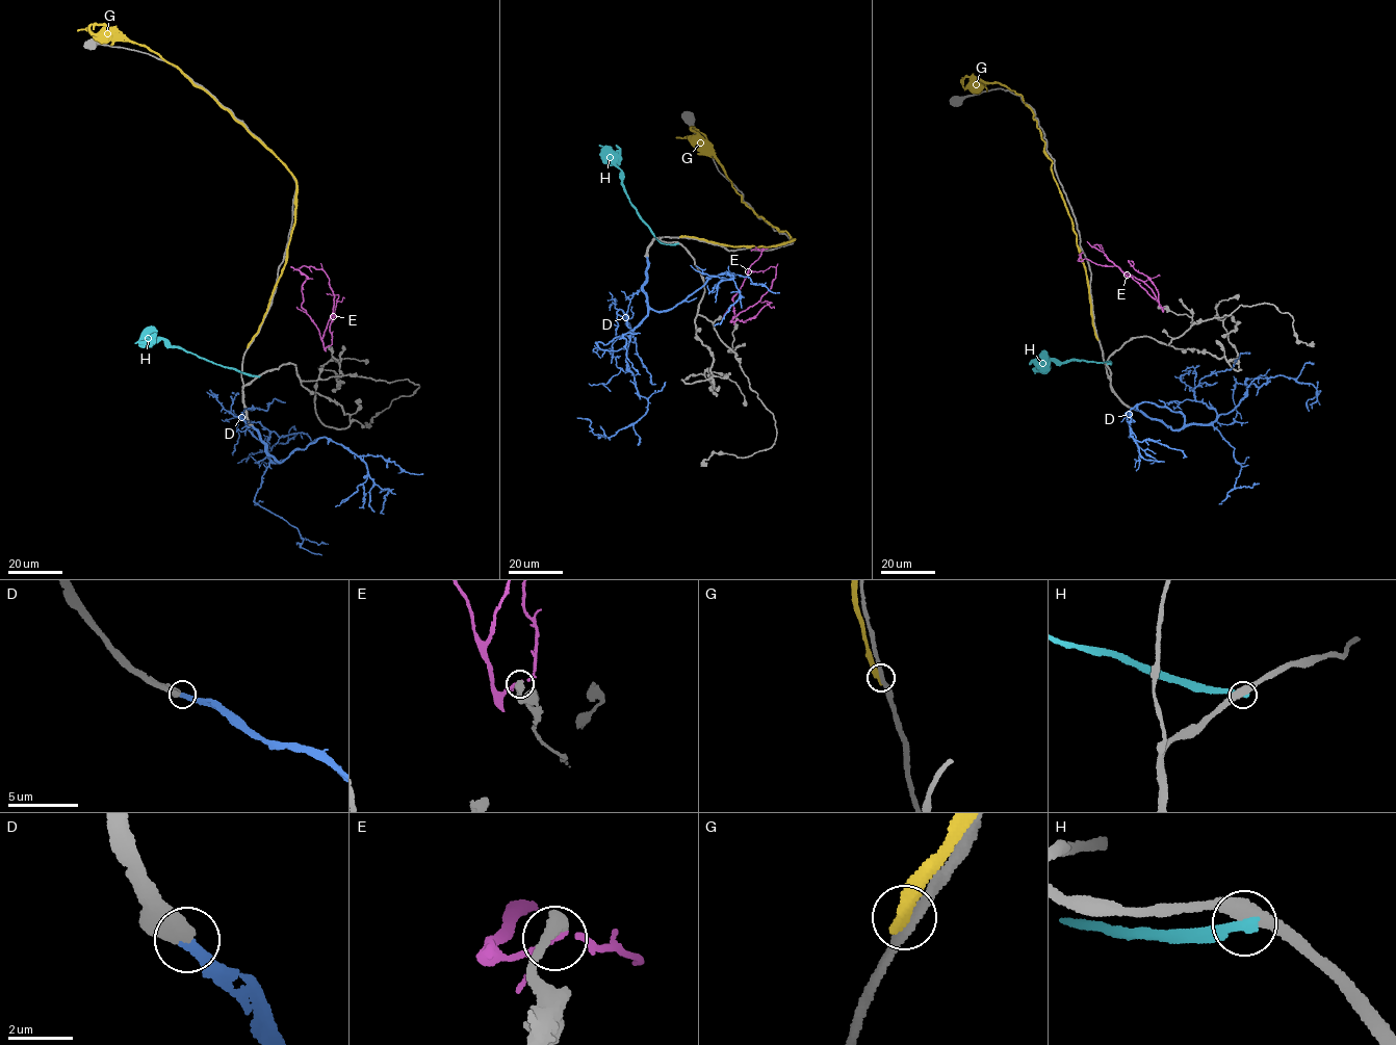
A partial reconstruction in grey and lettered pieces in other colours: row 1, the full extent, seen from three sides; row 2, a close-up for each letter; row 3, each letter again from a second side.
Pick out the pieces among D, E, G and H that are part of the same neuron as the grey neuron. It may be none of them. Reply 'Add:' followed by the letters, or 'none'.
Add: D

